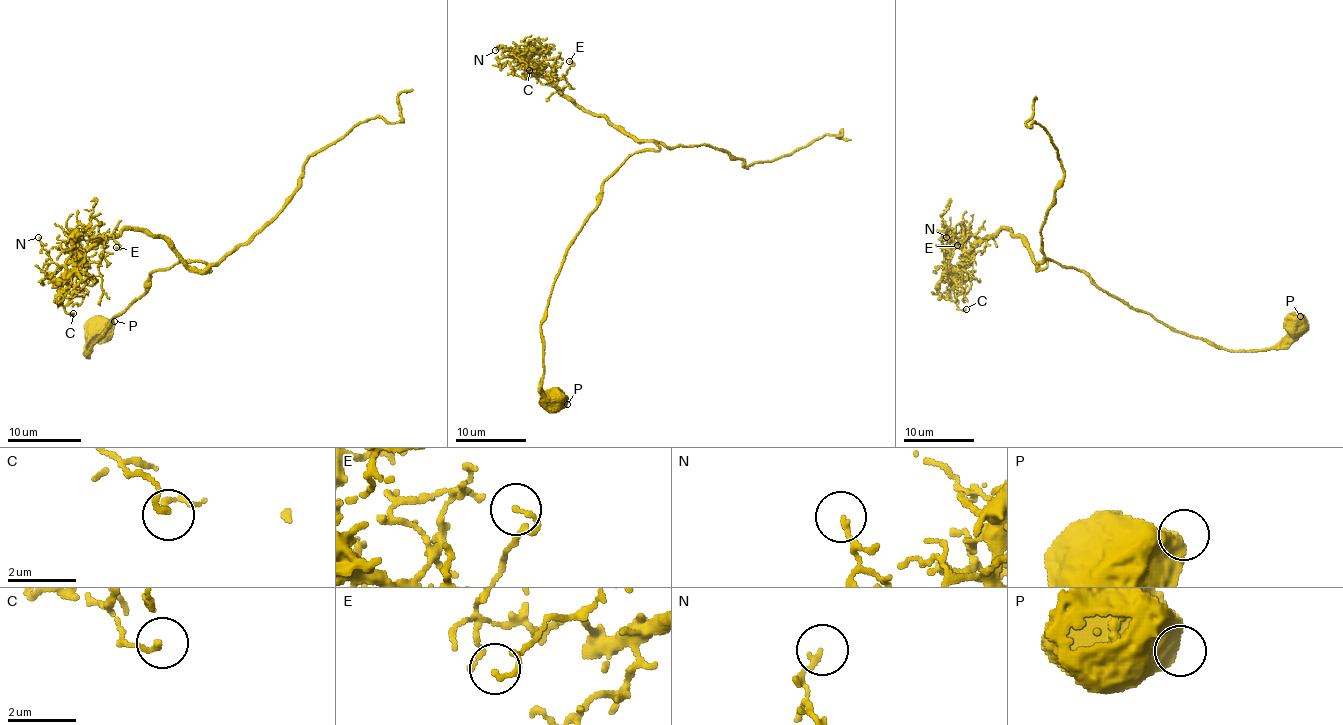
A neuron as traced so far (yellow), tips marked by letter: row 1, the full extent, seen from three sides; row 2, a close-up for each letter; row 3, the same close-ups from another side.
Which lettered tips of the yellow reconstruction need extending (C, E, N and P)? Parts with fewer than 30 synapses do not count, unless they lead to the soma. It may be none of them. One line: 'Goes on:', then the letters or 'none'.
Goes on: none

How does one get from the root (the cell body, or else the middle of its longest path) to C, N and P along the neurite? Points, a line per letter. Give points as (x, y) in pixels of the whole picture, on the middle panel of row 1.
C: (639, 152), (659, 147), (622, 133), (603, 115), (583, 112), (525, 64), (530, 61), (522, 59), (529, 70)
N: (639, 152), (659, 147), (622, 133), (603, 115), (578, 108), (523, 52), (495, 50)
P: (639, 152), (634, 152), (603, 184), (601, 200), (560, 263), (541, 321), (543, 379), (539, 386), (567, 404)

